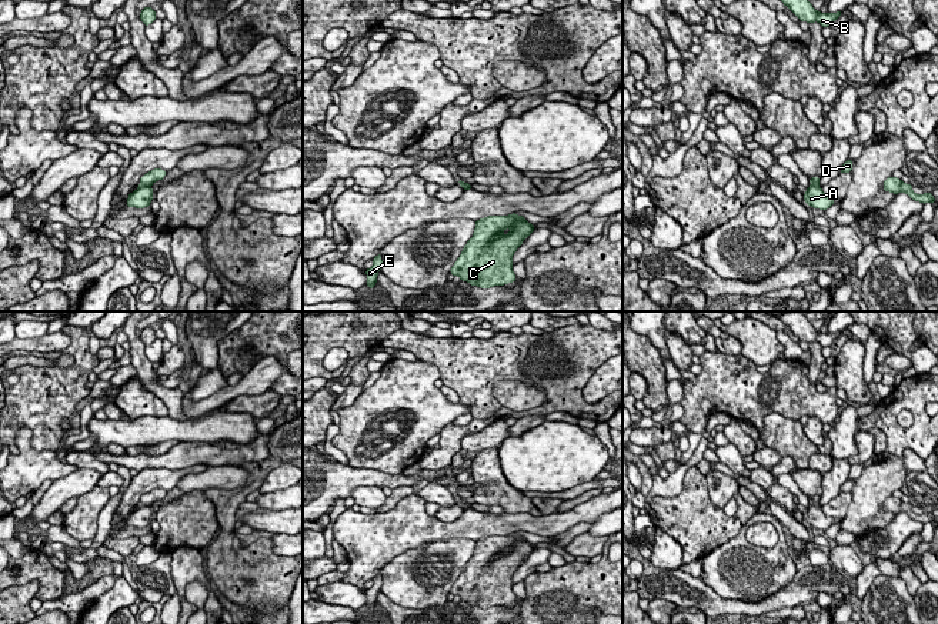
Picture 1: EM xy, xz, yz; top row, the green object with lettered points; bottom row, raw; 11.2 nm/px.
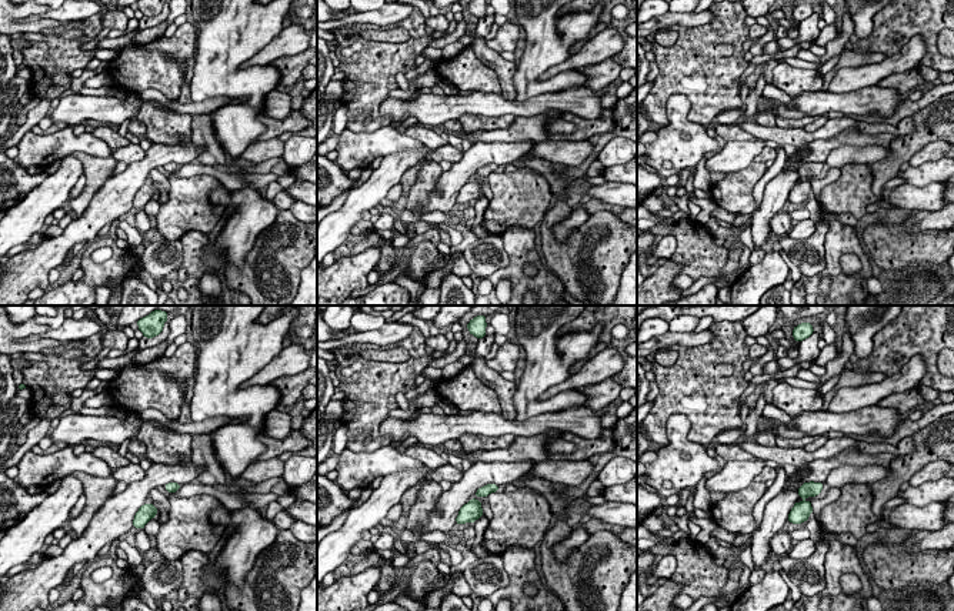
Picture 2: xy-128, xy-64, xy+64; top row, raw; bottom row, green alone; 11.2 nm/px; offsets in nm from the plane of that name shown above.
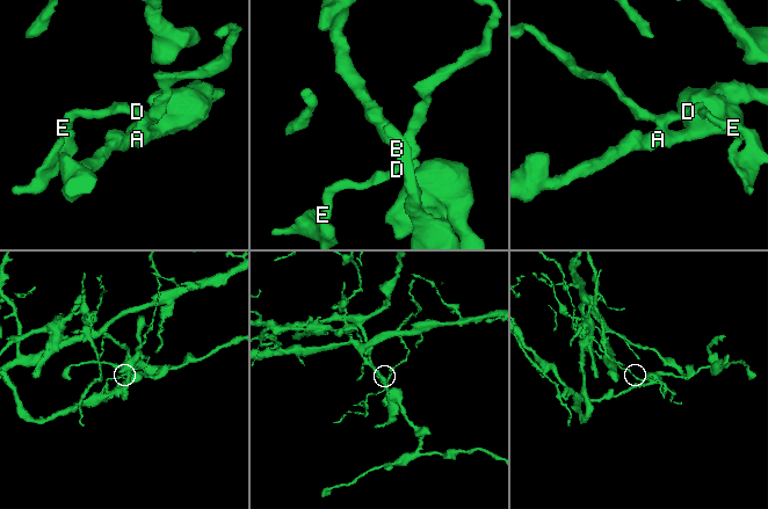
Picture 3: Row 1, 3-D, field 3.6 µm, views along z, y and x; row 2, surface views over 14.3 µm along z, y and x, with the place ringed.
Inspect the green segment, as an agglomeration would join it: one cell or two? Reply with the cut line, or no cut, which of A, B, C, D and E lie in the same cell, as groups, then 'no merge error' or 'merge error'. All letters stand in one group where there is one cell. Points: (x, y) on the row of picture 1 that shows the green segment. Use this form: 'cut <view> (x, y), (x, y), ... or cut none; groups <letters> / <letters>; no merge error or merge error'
cut xy (140, 184), (149, 186); groups A B C / D E; merge error

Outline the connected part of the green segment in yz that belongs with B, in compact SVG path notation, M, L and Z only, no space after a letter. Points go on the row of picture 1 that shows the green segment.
M781 0L784 6L790 7L791 11L800 19L800 21L814 23L818 21L821 27L831 26L842 11L837 13L821 13L817 11L808 0Z

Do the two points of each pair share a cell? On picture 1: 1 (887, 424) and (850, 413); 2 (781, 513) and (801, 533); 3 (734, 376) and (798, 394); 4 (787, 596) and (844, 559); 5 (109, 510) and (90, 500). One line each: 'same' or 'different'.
1: different
2: same
3: same
4: different
5: different

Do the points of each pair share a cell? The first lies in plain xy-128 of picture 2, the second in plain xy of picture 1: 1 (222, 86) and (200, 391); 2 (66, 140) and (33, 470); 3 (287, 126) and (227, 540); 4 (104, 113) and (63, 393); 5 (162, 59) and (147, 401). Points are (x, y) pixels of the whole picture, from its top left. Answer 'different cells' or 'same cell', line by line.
1: same cell
2: same cell
3: different cells
4: different cells
5: same cell

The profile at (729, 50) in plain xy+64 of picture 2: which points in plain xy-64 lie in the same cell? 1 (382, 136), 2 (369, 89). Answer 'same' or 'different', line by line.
1: different
2: same

